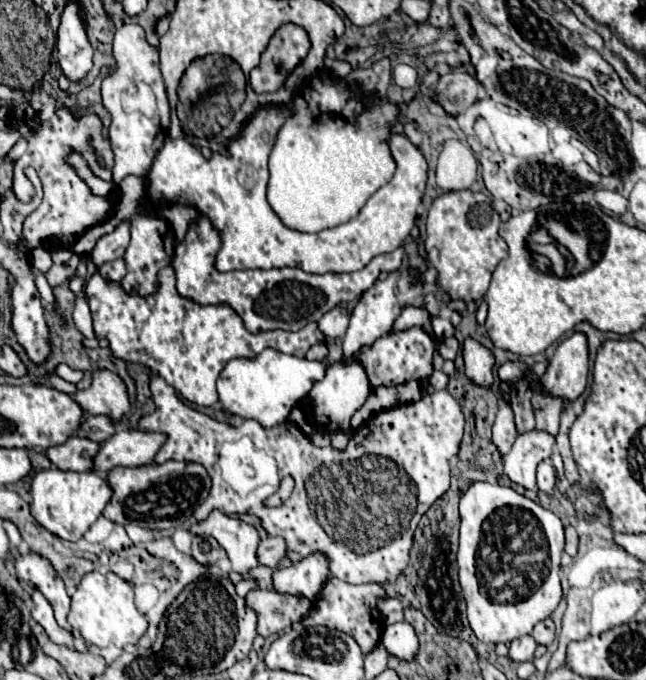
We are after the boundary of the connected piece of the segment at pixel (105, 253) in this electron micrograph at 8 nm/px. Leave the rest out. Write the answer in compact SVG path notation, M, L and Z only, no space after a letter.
M122 221L112 233L104 235L96 243L96 247L90 253L90 257L100 267L102 263L120 259L124 255L124 249L128 247L128 243L130 243L130 221Z

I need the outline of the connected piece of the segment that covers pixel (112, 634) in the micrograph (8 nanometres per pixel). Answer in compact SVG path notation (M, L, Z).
M100 571L88 573L82 583L78 585L76 593L72 595L72 607L68 613L68 623L80 631L80 635L96 645L96 647L126 647L126 645L136 645L138 639L146 633L148 621L146 617L136 609L134 605L134 589L128 581L120 579L114 573L102 575Z

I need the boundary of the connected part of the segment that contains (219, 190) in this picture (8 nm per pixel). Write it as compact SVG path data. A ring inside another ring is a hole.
M266 105L260 107L248 123L242 127L242 131L230 141L228 149L224 153L212 153L210 159L206 159L192 143L186 139L172 139L166 137L164 147L156 153L154 163L148 171L148 199L152 203L178 203L188 205L200 211L202 215L208 215L214 229L220 231L222 247L216 255L216 269L218 271L234 271L234 269L274 269L274 267L300 267L306 273L354 273L364 269L376 255L390 253L402 245L402 241L410 235L414 221L416 221L416 209L422 201L424 189L426 189L426 161L422 153L400 133L392 133L386 143L390 147L392 159L396 161L396 173L394 177L378 189L366 205L360 209L360 213L336 227L318 231L318 233L300 233L290 227L286 227L278 215L272 211L268 199L266 199L266 185L268 185L268 157L272 151L272 145L276 141L276 133L280 131L280 125L292 117L292 107L280 107L280 105Z

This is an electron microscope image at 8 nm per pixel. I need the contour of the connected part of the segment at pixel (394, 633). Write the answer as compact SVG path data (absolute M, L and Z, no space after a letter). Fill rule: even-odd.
M406 621L388 625L382 635L382 645L386 647L388 655L394 655L402 661L412 661L412 657L416 657L420 647L414 627L408 625Z

